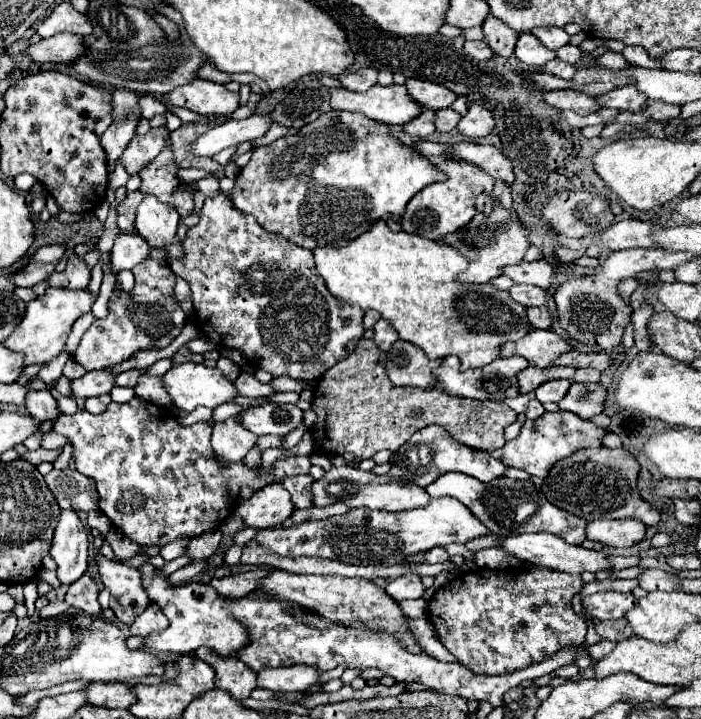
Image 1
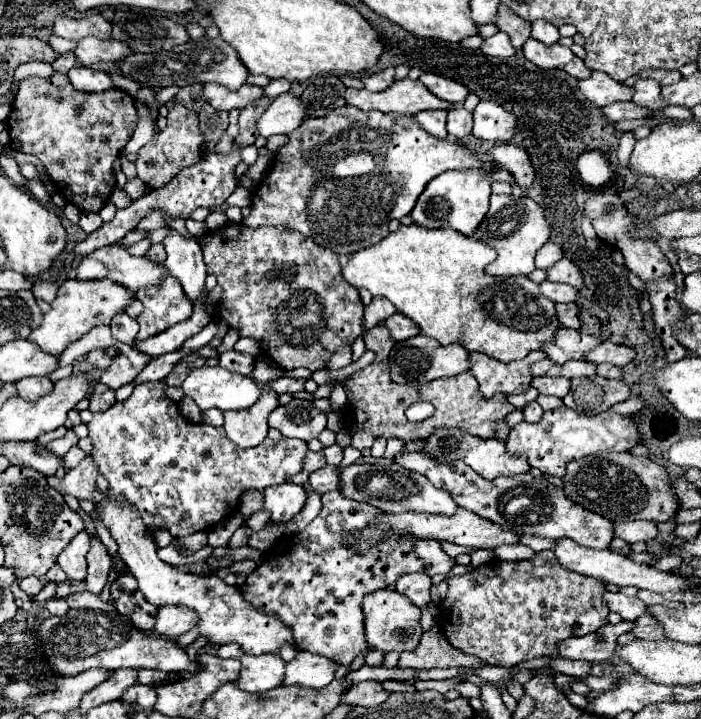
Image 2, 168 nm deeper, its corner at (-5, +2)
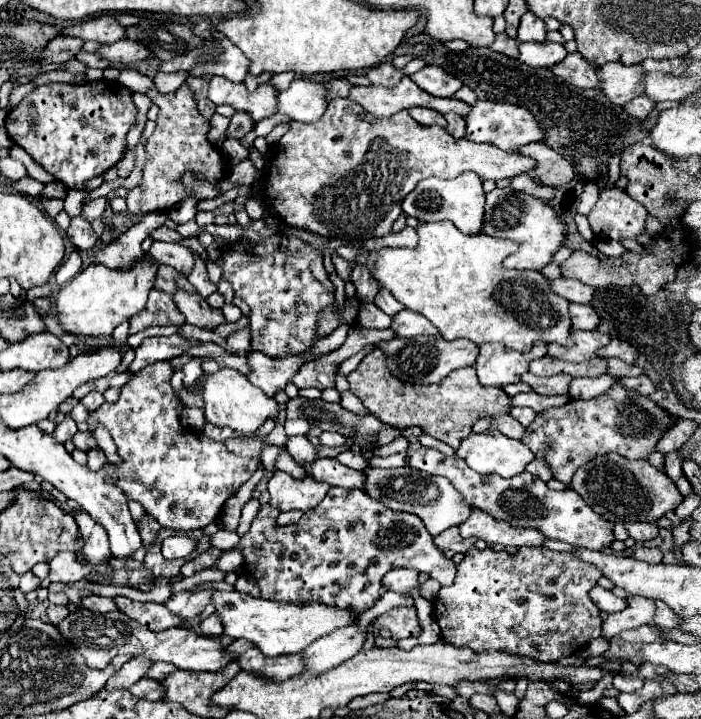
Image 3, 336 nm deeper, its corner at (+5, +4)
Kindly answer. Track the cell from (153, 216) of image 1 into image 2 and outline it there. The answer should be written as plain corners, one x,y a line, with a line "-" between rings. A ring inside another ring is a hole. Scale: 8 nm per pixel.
170,225
164,227
168,233
162,241
166,251
166,269
172,277
176,277
188,299
194,303
204,297
204,281
206,281
206,265
202,261
202,251
196,239
188,239
180,235

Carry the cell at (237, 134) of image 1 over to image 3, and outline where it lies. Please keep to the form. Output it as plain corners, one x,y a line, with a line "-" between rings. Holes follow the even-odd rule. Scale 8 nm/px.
296,77
286,91
278,95
278,113
288,115
294,121
314,123
328,107
328,91
322,83
308,77

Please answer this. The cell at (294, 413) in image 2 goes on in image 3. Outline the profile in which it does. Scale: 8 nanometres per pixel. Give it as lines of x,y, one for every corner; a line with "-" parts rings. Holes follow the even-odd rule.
296,397
296,399
290,399
288,401
288,407
286,407
286,423
284,423
284,429
286,429
286,435
292,437
292,435
306,435
310,427
320,427
324,431
334,431
334,433
340,433
344,439
352,439
352,443
362,451
362,453
370,453
382,445
388,445
392,443
404,429
402,427
392,427
388,423
382,423
378,417
374,417
372,413
366,413
366,415
358,415
358,413
352,413
352,411
346,411
340,403
324,403
322,399
302,399
302,397

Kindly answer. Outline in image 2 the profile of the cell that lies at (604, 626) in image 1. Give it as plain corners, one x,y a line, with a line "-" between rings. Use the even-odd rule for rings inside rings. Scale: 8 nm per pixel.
644,613
636,623
634,623
634,629
630,631
634,637
638,639
662,639
662,627
660,623
650,615
650,613

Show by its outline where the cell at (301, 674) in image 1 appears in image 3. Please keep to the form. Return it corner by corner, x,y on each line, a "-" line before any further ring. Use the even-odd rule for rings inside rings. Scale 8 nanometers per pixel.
352,623
348,627
328,633
326,637
316,639
310,647
302,651
306,671
322,673
322,671
328,671
328,667
336,667
344,663
346,659
354,657
362,649
362,645
366,643
366,637
368,633
360,629
358,623

